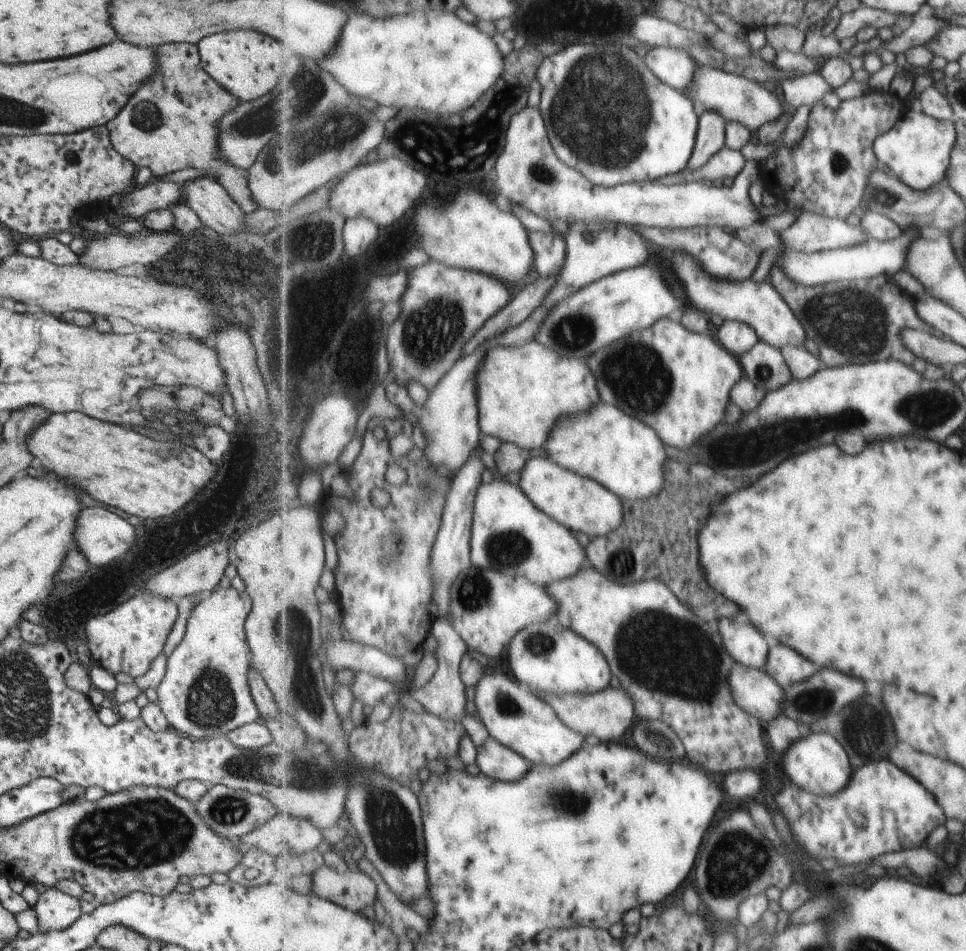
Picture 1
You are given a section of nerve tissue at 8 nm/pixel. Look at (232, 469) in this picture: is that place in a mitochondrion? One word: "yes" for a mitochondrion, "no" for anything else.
yes

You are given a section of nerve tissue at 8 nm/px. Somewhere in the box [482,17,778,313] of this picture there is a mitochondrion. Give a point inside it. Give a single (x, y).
(588, 115)

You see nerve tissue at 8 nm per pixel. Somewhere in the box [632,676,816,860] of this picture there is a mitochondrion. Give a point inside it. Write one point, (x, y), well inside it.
(659, 737)

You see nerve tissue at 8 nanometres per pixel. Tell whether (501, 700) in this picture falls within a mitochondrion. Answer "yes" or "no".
yes

